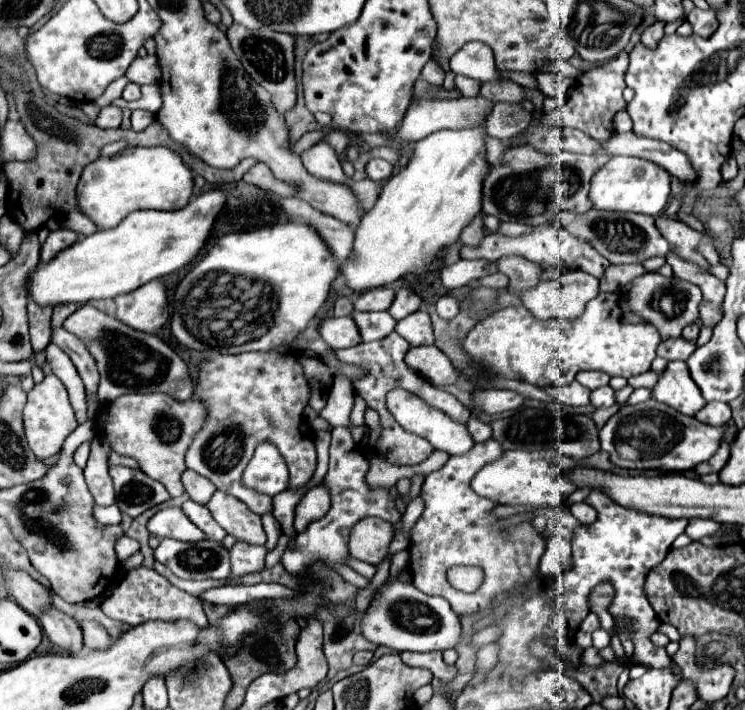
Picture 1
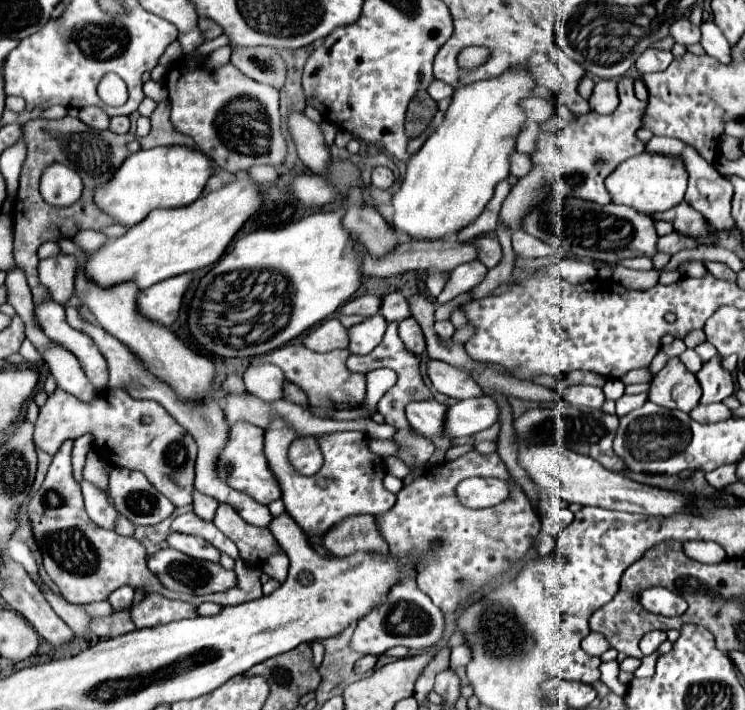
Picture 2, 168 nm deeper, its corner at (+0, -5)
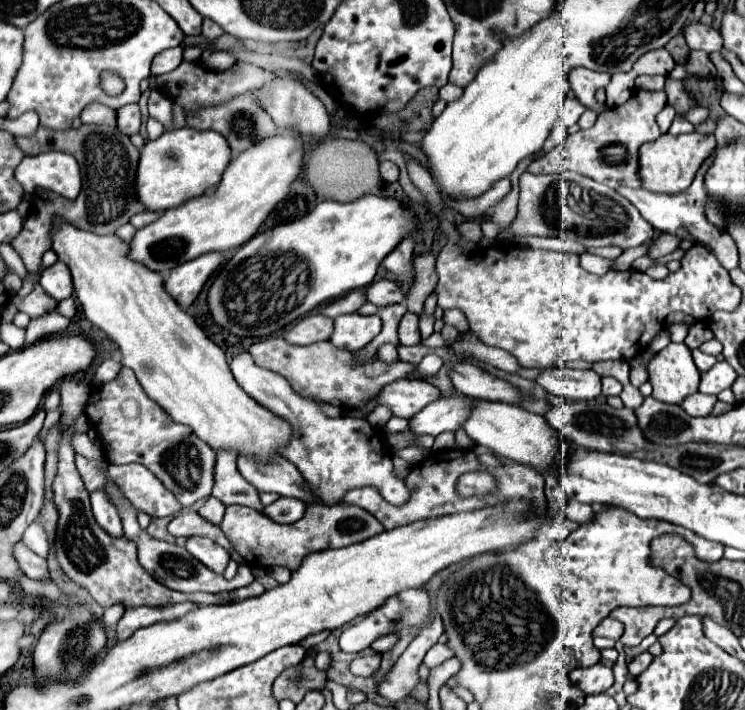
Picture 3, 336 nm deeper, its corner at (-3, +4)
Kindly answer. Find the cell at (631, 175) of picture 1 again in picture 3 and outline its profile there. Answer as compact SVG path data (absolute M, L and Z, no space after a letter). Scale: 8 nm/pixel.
M662 134L658 140L648 142L640 148L640 178L642 178L642 188L648 188L652 192L664 192L664 194L676 194L684 192L698 168L714 154L716 150L716 136L714 134Z

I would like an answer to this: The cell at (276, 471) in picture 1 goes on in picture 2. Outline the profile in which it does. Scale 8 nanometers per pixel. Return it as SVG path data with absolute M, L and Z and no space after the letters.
M281 419L271 421L265 429L265 457L269 461L269 469L273 477L277 477L281 499L285 503L287 513L295 519L295 523L309 537L325 535L333 525L341 523L351 515L383 515L395 505L395 495L383 487L385 467L383 459L369 451L367 437L357 431L331 433L321 435L319 445L325 455L325 463L321 471L313 477L303 477L295 473L287 459L289 443L297 437Z

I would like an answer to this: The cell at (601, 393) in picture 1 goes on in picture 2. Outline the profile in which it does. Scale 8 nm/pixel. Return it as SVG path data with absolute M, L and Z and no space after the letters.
M575 385L575 387L567 387L561 389L559 395L569 401L571 405L581 405L581 407L589 407L589 409L601 409L605 395L601 387L593 387L593 385Z

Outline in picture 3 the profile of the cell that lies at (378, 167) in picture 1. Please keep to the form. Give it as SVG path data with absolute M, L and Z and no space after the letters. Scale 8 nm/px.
M382 162L380 164L380 174L386 182L396 182L398 180L398 166L394 162Z

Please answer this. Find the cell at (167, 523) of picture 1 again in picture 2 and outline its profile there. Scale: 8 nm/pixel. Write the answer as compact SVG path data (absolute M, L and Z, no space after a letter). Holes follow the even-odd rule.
M169 533L167 535L167 543L169 547L181 551L181 553L187 553L189 557L195 557L195 559L205 559L205 561L219 561L219 549L213 549L213 545L209 545L209 541L201 539L201 537L189 537L185 533ZM175 539L181 539L181 541L175 541ZM189 543L189 545L185 545Z

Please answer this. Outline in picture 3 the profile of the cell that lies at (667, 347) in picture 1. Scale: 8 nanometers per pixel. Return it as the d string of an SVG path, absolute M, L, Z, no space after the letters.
M694 350L692 356L694 356L694 362L696 362L696 366L698 366L700 372L708 372L708 368L712 368L712 364L716 364L716 358L714 356L702 354L700 350Z

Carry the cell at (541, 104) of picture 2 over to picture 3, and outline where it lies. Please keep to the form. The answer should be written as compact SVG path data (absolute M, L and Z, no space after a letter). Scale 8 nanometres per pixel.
M572 94L564 100L564 106L562 106L562 112L560 112L560 122L564 124L564 126L572 126L572 124L576 124L578 122L578 118L586 112L588 108L584 108L584 104L580 104Z

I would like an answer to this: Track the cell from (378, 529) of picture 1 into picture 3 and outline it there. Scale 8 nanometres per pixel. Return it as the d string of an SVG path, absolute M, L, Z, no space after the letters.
M310 504L306 508L306 514L298 522L286 526L270 520L258 510L246 506L228 506L220 528L224 536L232 542L232 548L246 560L248 566L252 568L284 566L290 572L294 572L302 564L302 560L312 552L328 548L344 548L384 532L384 526L370 512L348 504L334 504L334 506Z

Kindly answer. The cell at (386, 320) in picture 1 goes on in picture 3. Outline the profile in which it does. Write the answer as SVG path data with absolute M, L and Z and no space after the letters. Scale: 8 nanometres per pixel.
M348 314L334 318L334 332L330 336L330 342L336 348L346 350L360 350L364 348L382 328L382 320L378 314L362 316L362 314Z

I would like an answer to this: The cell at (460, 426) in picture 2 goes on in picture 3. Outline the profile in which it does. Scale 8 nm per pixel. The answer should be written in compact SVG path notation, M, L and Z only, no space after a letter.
M442 398L424 406L416 416L412 416L408 428L418 436L422 434L438 436L440 432L446 432L446 430L454 432L468 418L468 408L470 404L462 398L460 400Z

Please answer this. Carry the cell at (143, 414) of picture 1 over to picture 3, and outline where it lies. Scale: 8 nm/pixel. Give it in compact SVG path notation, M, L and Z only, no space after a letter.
M122 368L112 382L100 386L90 396L84 414L98 430L102 452L110 464L138 462L146 466L184 508L210 496L216 466L214 450L196 438L188 426L176 424L166 416L166 412L144 394L130 368Z

